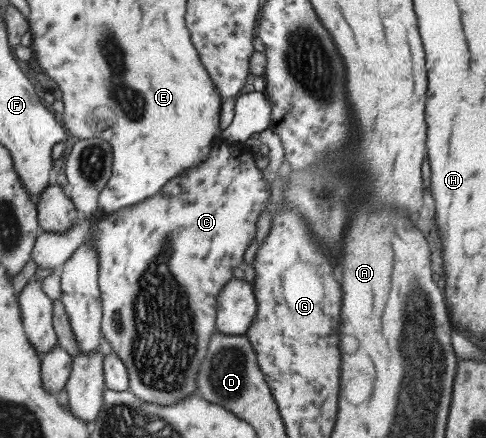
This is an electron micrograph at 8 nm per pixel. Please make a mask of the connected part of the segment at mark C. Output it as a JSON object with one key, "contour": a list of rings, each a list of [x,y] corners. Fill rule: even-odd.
{"contour":[[[223,141],[216,142],[209,149],[210,155],[200,165],[173,177],[155,195],[147,197],[145,201],[139,201],[137,205],[120,209],[119,212],[105,216],[97,214],[91,219],[91,227],[87,232],[87,242],[97,252],[97,284],[102,309],[100,319],[100,331],[103,339],[110,345],[110,349],[125,365],[128,373],[128,391],[138,397],[140,401],[157,403],[157,405],[173,405],[195,391],[195,377],[201,361],[207,355],[207,341],[215,329],[216,298],[221,289],[233,278],[231,272],[235,267],[240,266],[243,253],[251,239],[255,237],[259,217],[265,213],[263,209],[269,205],[270,187],[266,185],[261,170],[256,167],[254,157],[244,152],[239,145],[225,144]]]}

